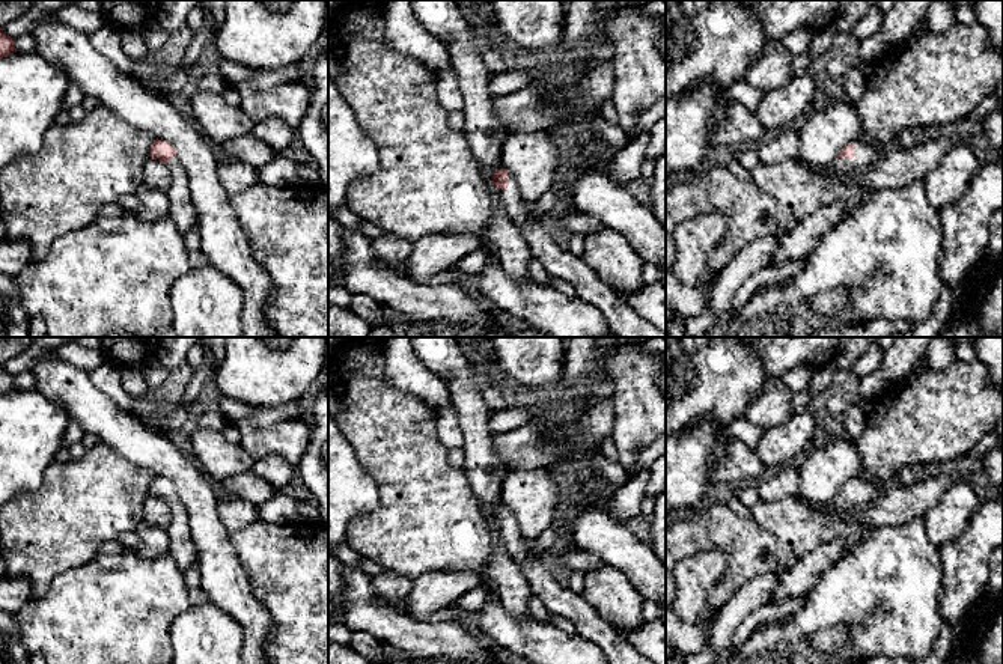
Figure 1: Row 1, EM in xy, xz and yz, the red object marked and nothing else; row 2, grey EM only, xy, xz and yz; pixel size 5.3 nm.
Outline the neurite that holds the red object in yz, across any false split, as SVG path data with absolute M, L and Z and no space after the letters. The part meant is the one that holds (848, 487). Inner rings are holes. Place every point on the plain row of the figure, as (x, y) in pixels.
M863 479L848 480L839 489L834 501L831 501L824 510L818 510L798 498L785 498L774 503L759 500L750 507L750 519L758 522L762 528L770 532L779 544L779 566L789 571L797 560L807 553L818 548L821 544L831 542L836 538L842 538L845 542L845 556L852 553L873 527L863 524L849 524L840 516L842 512L857 512L869 503L875 503L881 495L881 488L869 483Z

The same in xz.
M500 506L491 513L498 525L506 548L520 566L532 593L553 613L571 620L577 632L595 643L608 664L654 664L642 656L614 625L605 622L583 598L562 584L550 572L542 559L532 557L532 542L518 527L511 509Z

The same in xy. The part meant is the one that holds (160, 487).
M155 476L149 494L160 497L172 512L170 525L166 528L170 539L170 556L178 568L185 572L197 559L196 547L190 533L190 519L185 506L176 494L175 485L164 477Z

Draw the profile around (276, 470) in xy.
M268 455L255 462L252 471L262 480L282 491L292 479L295 467L280 455Z

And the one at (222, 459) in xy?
M199 426L190 444L193 455L217 488L226 479L252 471L256 462L239 443L230 443L221 431Z

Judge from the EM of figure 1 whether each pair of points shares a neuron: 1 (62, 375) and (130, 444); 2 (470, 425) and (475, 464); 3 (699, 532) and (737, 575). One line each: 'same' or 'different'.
1: same
2: same
3: same

